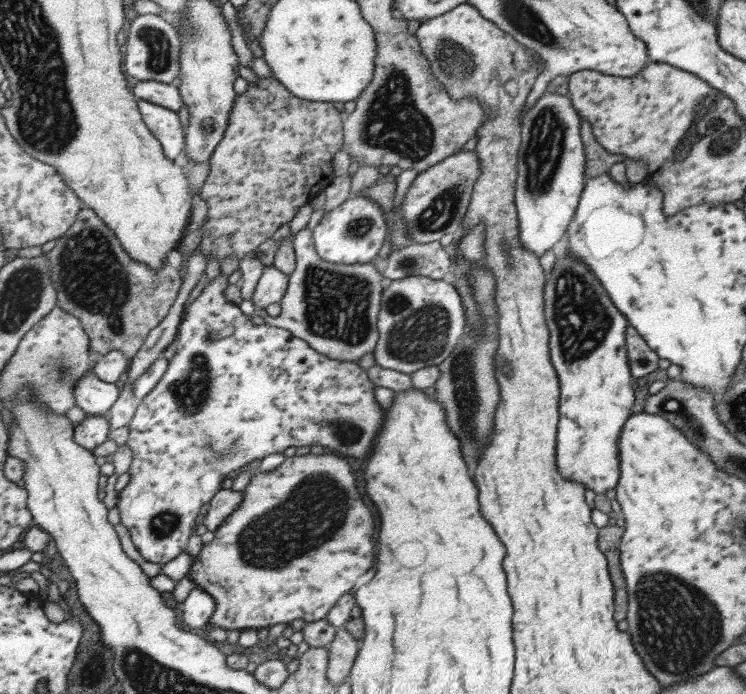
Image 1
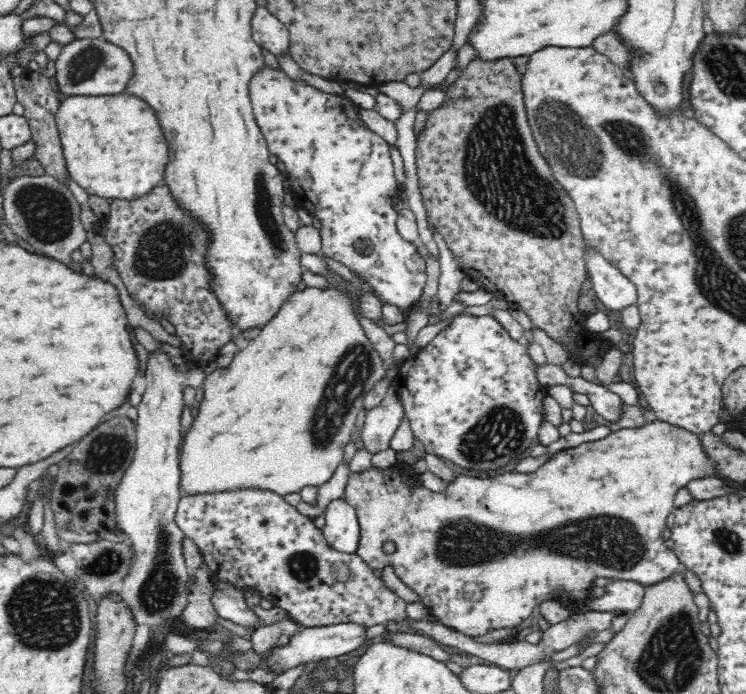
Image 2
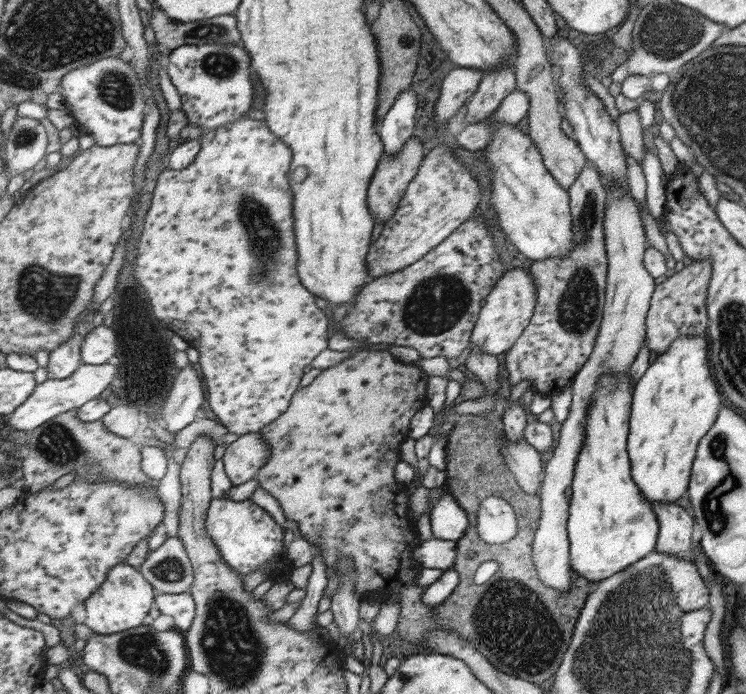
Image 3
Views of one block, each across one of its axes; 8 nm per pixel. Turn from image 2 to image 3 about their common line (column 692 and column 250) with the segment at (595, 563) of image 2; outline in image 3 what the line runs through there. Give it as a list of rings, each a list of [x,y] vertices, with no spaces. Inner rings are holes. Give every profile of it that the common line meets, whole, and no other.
[[[260,432],[241,434],[228,445],[222,462],[225,472],[234,486],[258,478],[258,472],[271,458],[270,444]]]

